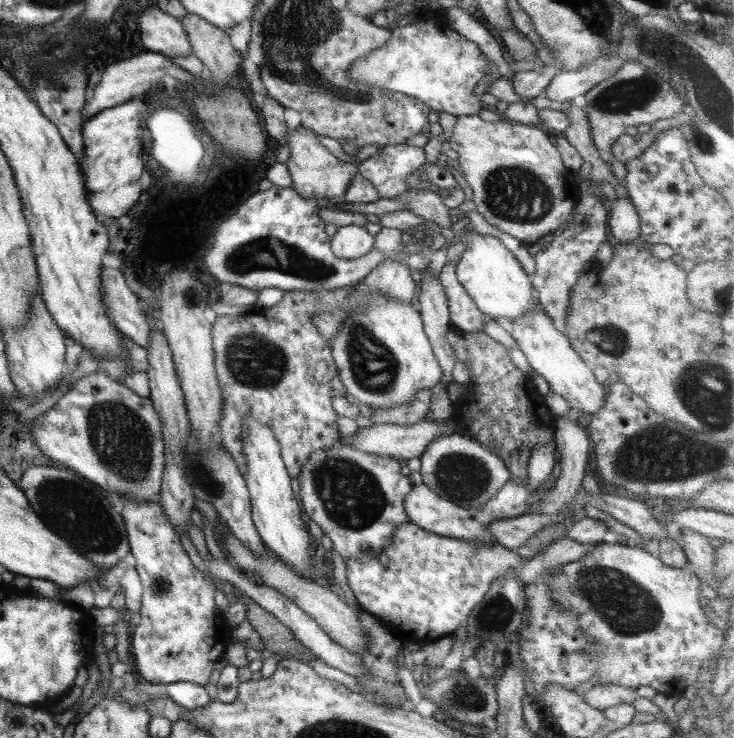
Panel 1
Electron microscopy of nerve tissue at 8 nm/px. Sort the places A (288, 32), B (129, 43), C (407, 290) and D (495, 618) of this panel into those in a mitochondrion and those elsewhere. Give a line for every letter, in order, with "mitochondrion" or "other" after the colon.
A: mitochondrion
B: other
C: other
D: mitochondrion

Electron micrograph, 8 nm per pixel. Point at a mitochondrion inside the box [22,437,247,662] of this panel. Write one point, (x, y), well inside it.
(97, 532)

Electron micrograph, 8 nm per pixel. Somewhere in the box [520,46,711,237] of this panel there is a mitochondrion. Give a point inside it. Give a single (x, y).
(636, 93)

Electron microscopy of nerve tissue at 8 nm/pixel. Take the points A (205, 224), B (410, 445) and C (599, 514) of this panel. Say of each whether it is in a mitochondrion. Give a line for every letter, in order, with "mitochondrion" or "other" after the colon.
A: other
B: other
C: other

